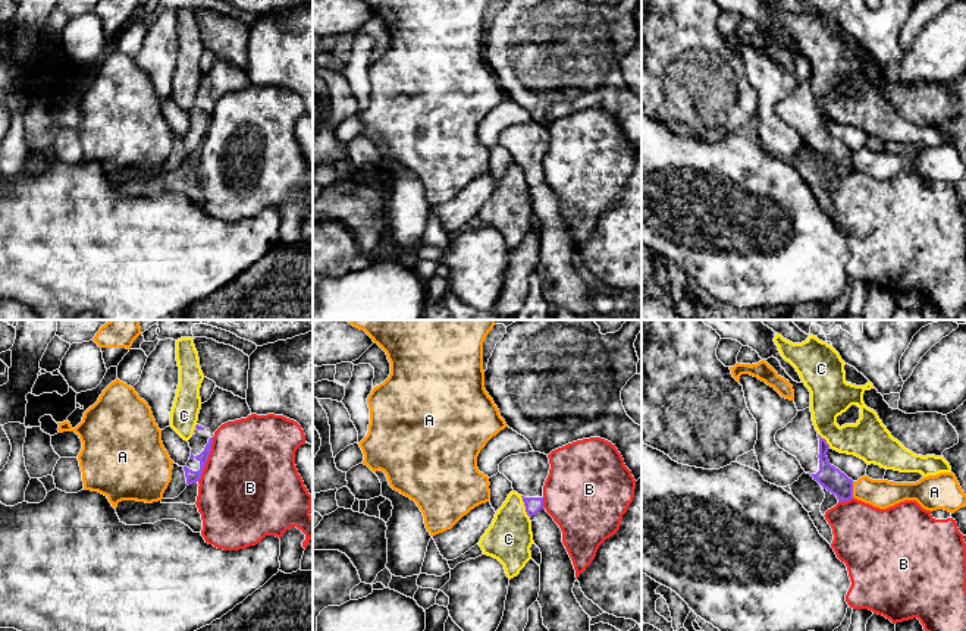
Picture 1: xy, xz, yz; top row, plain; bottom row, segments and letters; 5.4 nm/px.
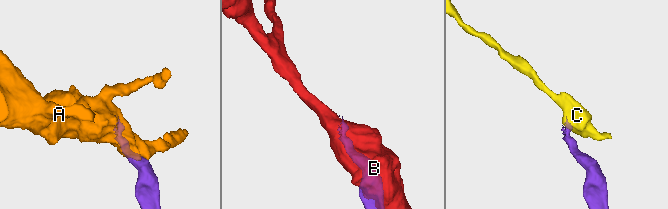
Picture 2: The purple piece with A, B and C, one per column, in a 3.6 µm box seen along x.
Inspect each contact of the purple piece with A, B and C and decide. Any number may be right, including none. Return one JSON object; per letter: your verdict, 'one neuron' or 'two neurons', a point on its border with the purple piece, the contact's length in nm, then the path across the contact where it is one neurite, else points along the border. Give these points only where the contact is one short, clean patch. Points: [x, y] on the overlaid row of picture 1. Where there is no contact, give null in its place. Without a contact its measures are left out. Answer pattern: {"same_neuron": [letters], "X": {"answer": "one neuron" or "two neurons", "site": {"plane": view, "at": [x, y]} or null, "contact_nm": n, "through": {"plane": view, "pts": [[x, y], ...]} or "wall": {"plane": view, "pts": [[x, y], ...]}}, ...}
{"same_neuron": [], "A": {"answer": "two neurons", "site": {"plane": "yz", "at": [852, 489]}, "contact_nm": 90}, "B": {"answer": "two neurons", "site": {"plane": "xy", "at": [207, 458]}, "contact_nm": 260}, "C": {"answer": "two neurons", "site": {"plane": "xz", "at": [524, 505]}, "contact_nm": 130, "wall": {"plane": "xz", "pts": [[520, 496], [524, 511], [530, 517]]}}}

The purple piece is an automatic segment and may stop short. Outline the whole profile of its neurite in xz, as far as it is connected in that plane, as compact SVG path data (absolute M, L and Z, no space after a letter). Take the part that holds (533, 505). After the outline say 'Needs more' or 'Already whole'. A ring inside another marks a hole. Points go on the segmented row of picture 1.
M540 452L518 453L499 464L524 502L531 521L533 541L540 549L540 591L543 625L549 631L590 631L590 618L577 602L573 587L575 569L562 543L562 531L543 508L543 486L549 475L549 458Z. Needs more

